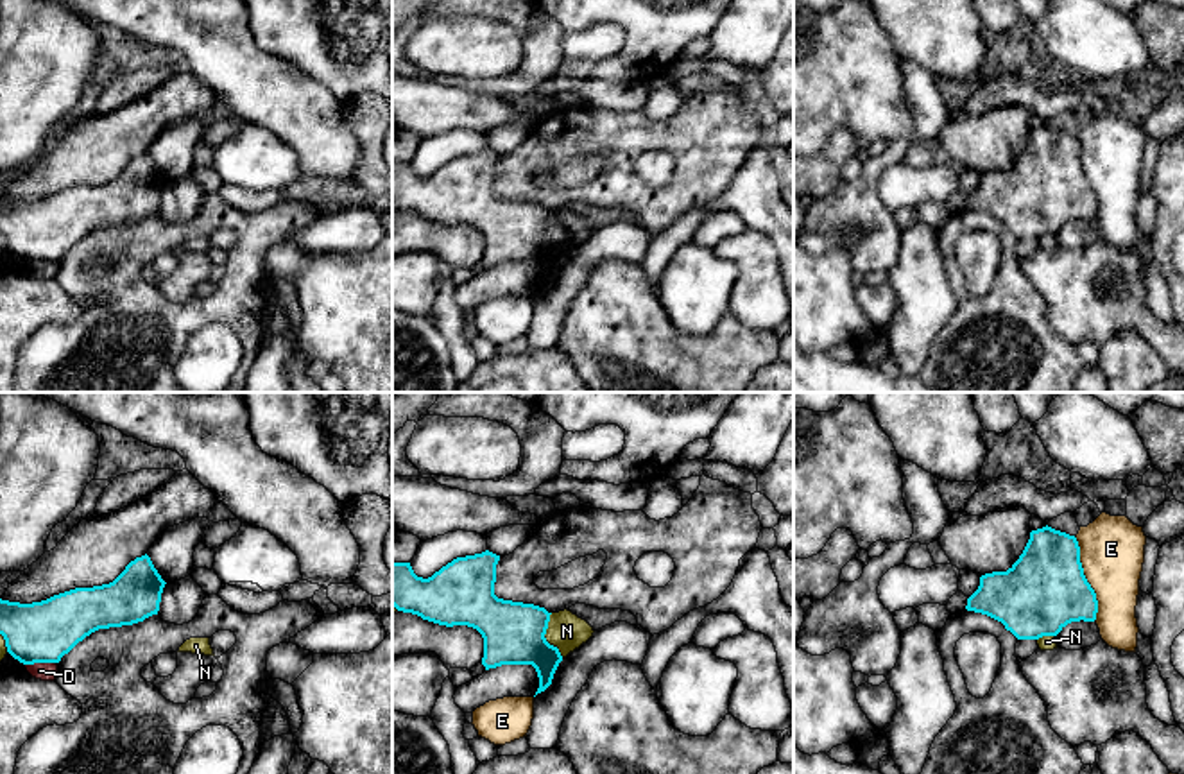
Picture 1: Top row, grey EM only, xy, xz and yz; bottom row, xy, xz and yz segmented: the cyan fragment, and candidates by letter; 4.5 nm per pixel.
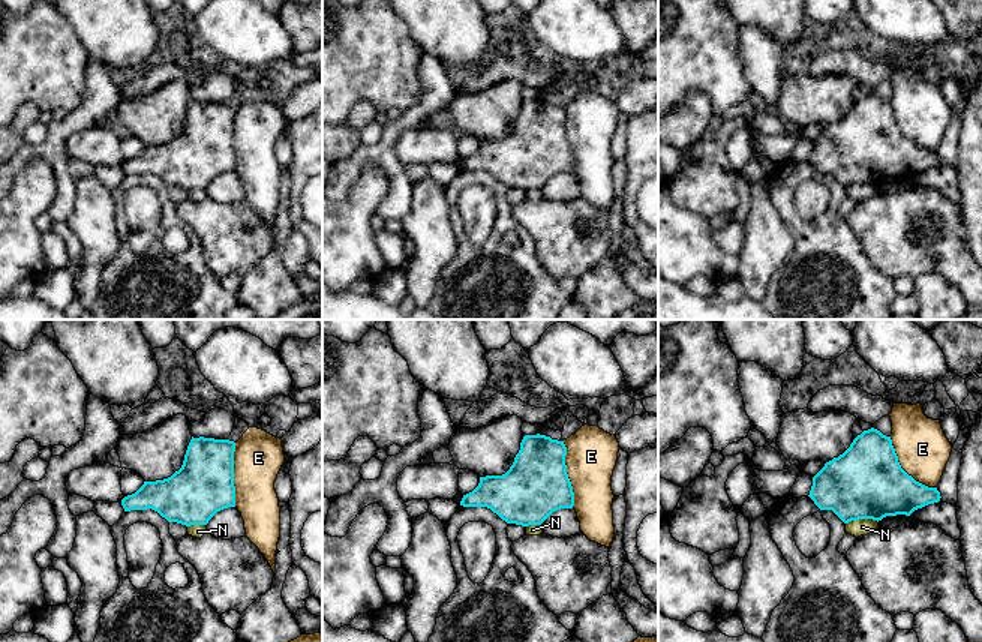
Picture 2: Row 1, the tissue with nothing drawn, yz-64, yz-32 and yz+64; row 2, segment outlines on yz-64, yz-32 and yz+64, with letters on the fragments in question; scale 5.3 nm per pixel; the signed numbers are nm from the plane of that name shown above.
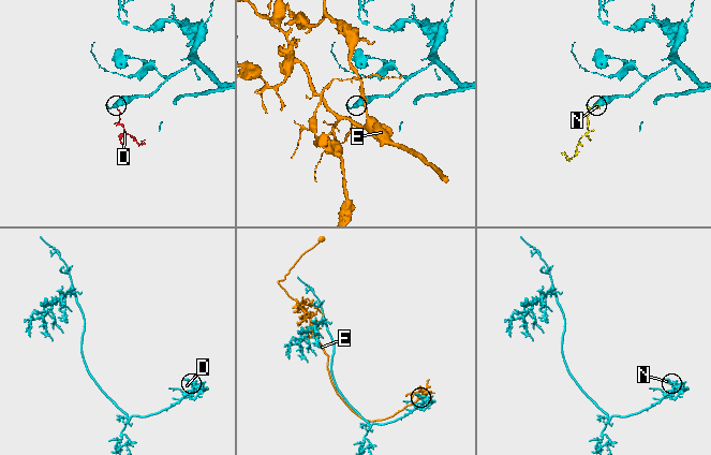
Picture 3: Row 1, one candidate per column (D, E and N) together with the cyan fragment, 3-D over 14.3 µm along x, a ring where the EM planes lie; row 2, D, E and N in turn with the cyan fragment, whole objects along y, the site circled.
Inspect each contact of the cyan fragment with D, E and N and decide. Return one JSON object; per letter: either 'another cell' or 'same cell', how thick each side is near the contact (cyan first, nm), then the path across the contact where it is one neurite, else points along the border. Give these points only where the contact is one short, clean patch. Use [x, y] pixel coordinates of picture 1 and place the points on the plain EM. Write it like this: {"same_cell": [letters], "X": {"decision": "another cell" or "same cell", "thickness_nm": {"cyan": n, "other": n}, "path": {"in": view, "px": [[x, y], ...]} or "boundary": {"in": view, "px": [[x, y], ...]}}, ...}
{"same_cell": [], "D": {"decision": "another cell", "thickness_nm": {"cyan": 280, "other": 80}}, "E": {"decision": "another cell", "thickness_nm": {"cyan": 360, "other": 280}}, "N": {"decision": "another cell", "thickness_nm": {"cyan": 280, "other": 170}}}

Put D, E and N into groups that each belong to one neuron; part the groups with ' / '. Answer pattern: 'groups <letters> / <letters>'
groups D / E / N

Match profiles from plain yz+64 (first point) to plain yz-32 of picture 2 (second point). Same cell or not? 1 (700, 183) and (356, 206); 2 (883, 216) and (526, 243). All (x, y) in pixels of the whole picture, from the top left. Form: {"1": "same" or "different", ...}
{"1": "different", "2": "different"}

